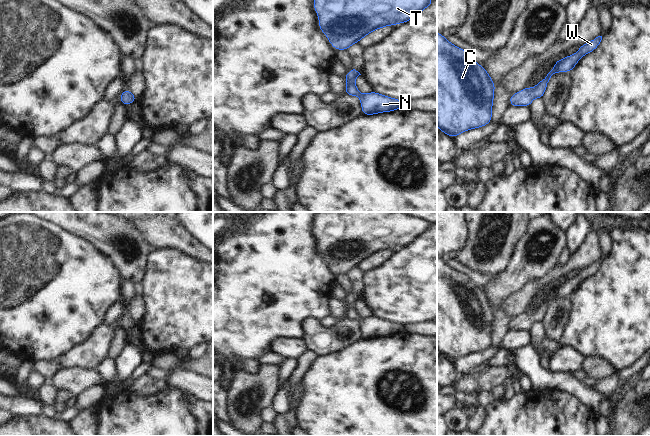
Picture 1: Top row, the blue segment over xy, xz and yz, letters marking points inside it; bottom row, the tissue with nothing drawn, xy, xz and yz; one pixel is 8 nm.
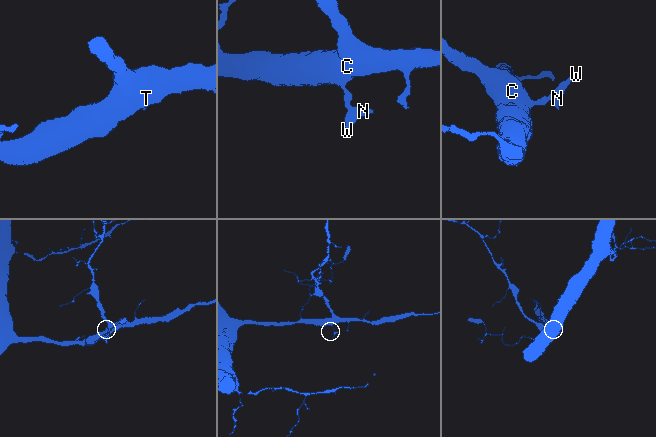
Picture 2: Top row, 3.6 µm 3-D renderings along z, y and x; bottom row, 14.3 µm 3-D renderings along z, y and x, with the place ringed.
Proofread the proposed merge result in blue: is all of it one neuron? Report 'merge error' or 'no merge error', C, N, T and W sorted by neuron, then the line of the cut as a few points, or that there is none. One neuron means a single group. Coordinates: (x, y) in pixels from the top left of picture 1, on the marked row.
no merge error; groups C N T W; cut none

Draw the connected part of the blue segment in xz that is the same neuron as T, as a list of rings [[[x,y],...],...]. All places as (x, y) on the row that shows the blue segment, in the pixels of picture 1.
[[[314,0],[314,11],[319,16],[319,28],[338,51],[347,50],[375,29],[408,22],[433,2],[434,0]]]

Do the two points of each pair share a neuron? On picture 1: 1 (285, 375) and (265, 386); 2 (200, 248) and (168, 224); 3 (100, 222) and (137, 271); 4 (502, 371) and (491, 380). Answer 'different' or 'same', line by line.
1: different
2: same
3: same
4: same

